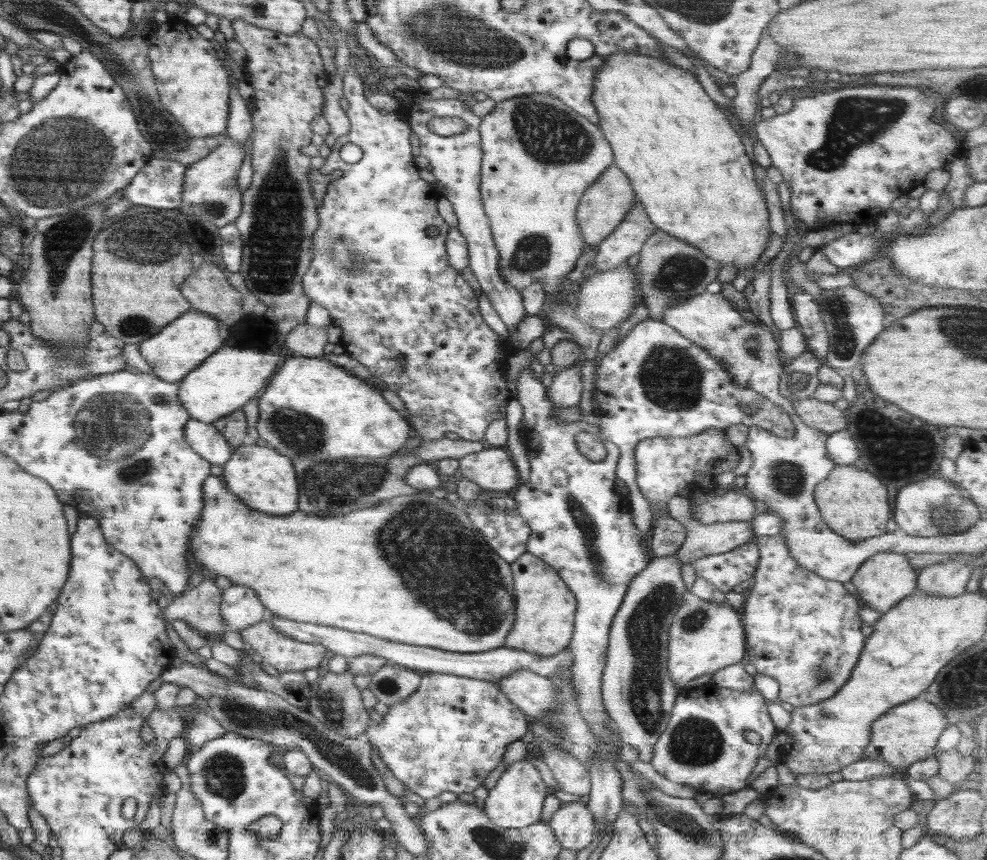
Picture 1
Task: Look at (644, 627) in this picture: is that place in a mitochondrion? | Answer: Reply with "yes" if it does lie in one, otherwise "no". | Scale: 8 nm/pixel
yes

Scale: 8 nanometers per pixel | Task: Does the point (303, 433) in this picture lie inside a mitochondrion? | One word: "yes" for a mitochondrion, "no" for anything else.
yes

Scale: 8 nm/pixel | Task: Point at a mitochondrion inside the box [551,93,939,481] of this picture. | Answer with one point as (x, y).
(671, 377)

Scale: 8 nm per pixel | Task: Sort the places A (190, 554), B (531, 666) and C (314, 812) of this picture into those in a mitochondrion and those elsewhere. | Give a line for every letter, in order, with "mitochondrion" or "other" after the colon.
A: other
B: other
C: other

